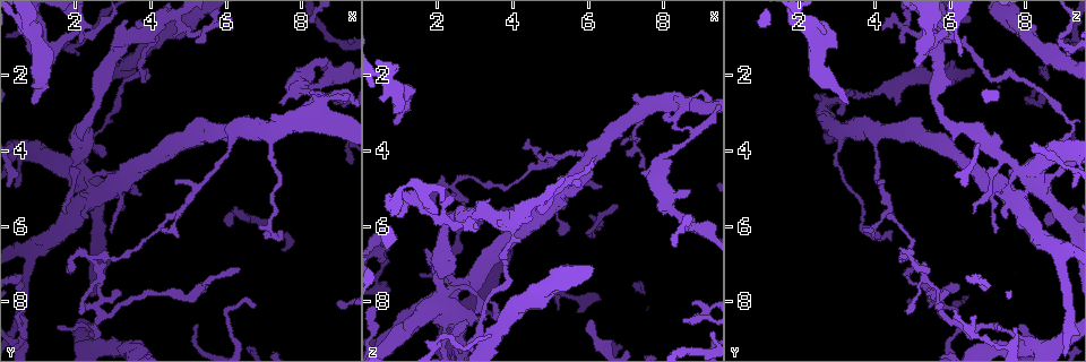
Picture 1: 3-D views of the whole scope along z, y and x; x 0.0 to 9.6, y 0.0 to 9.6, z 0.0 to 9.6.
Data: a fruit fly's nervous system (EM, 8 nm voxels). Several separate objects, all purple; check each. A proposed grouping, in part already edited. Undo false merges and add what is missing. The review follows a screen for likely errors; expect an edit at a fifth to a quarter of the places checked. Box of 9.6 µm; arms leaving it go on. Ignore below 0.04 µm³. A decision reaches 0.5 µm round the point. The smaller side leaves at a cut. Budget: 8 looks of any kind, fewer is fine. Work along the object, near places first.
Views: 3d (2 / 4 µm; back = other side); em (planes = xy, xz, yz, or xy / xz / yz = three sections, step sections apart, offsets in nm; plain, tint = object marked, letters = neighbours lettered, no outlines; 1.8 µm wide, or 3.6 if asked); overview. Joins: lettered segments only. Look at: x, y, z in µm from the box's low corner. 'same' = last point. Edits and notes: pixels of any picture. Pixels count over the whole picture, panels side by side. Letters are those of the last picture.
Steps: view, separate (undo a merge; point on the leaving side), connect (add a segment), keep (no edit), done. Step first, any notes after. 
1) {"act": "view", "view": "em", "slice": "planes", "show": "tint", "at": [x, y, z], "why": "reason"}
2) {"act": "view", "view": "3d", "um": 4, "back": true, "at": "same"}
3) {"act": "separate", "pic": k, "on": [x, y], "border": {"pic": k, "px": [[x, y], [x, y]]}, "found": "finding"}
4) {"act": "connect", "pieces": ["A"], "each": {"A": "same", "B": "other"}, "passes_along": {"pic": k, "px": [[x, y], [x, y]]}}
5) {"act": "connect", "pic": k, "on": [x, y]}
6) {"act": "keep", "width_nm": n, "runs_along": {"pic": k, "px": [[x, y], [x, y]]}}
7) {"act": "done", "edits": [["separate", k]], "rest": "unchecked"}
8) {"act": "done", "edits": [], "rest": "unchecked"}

{"act": "view", "view": "3d", "um": 4, "back": true, "at": [0.90, 0.80, 2.30], "why": "arms part here"}

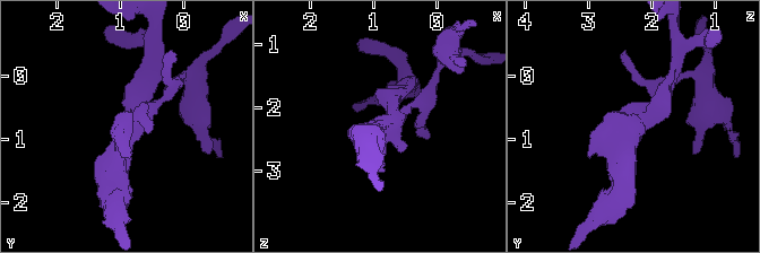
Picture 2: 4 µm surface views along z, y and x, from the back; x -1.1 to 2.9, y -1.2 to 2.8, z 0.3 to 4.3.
{"act": "view", "view": "em", "slice": "planes", "show": "letters", "at": [0.90, 0.80, 2.25]}

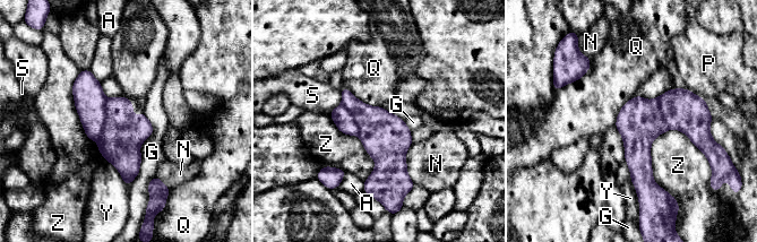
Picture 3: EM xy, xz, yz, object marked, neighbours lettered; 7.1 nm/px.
{"act": "separate", "pic": 3, "on": [89, 101], "each": {"A": "other", "G": "other", "N": "other", "P": "other", "Q": "other", "S": "other", "Y": "other", "Z": "other"}, "found": "a second neuron is stuck on"}

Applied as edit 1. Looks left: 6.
{"act": "view", "view": "em", "slice": "xz", "step": 4, "show": "tint", "at": [0.95, 2.75, 3.35], "why": "an open end"}

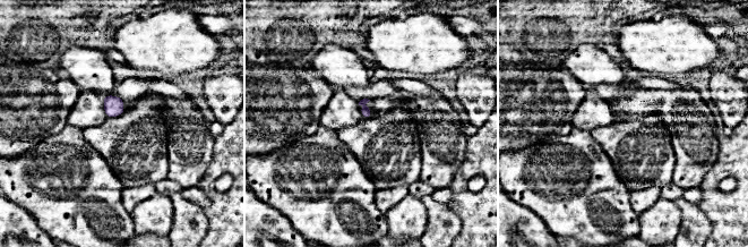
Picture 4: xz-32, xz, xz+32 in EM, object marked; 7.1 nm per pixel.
{"act": "view", "view": "em", "slice": "xz", "step": 4, "show": "letters", "at": "same"}

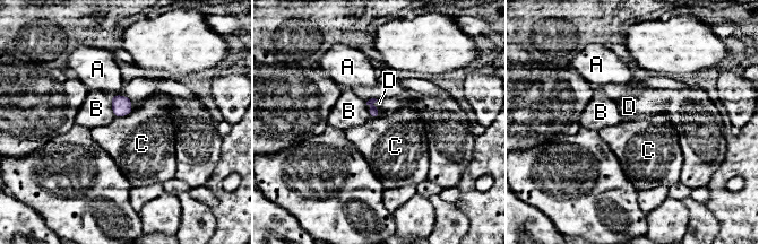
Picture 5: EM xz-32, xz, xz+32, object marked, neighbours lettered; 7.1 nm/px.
{"act": "keep", "each": {"A": "other", "B": "other", "C": "other", "D": "other"}, "border": {"pic": 5, "px": [[132, 110], [124, 115], [115, 118]]}, "found": "no lettered segment goes on from it"}

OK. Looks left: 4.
{"act": "view", "view": "em", "slice": "xz", "step": 8, "show": "tint", "at": [6.15, 3.55, 4.05], "why": "a fork"}

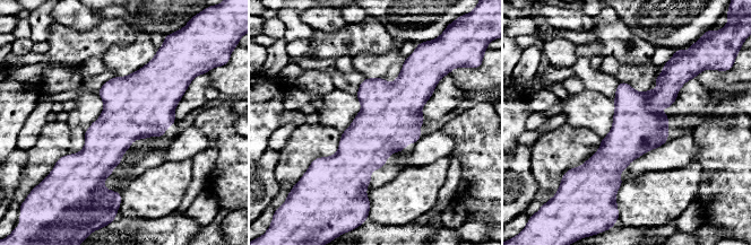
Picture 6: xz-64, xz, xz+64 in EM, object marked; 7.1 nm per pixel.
{"act": "view", "view": "em", "slice": "xz", "step": 8, "show": "letters", "at": "same"}

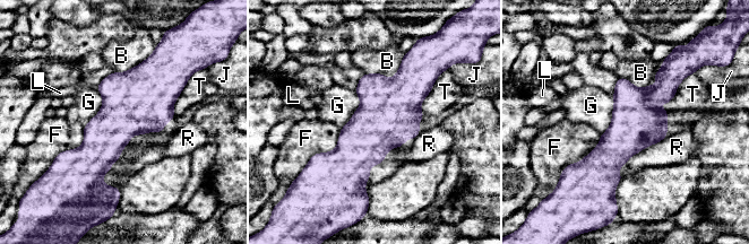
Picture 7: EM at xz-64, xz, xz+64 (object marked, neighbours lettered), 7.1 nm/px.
{"act": "keep", "width_nm": 380, "each": {"B": "other", "F": "other", "G": "other", "J": "other", "L": "other", "R": "other", "T": "other"}, "border": {"pic": 7, "px": [[96, 87], [102, 106], [84, 127]]}, "found": "continuous, no second neuron"}

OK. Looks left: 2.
{"act": "done", "edits": [["separate", 3]], "rest": "unchecked"}

